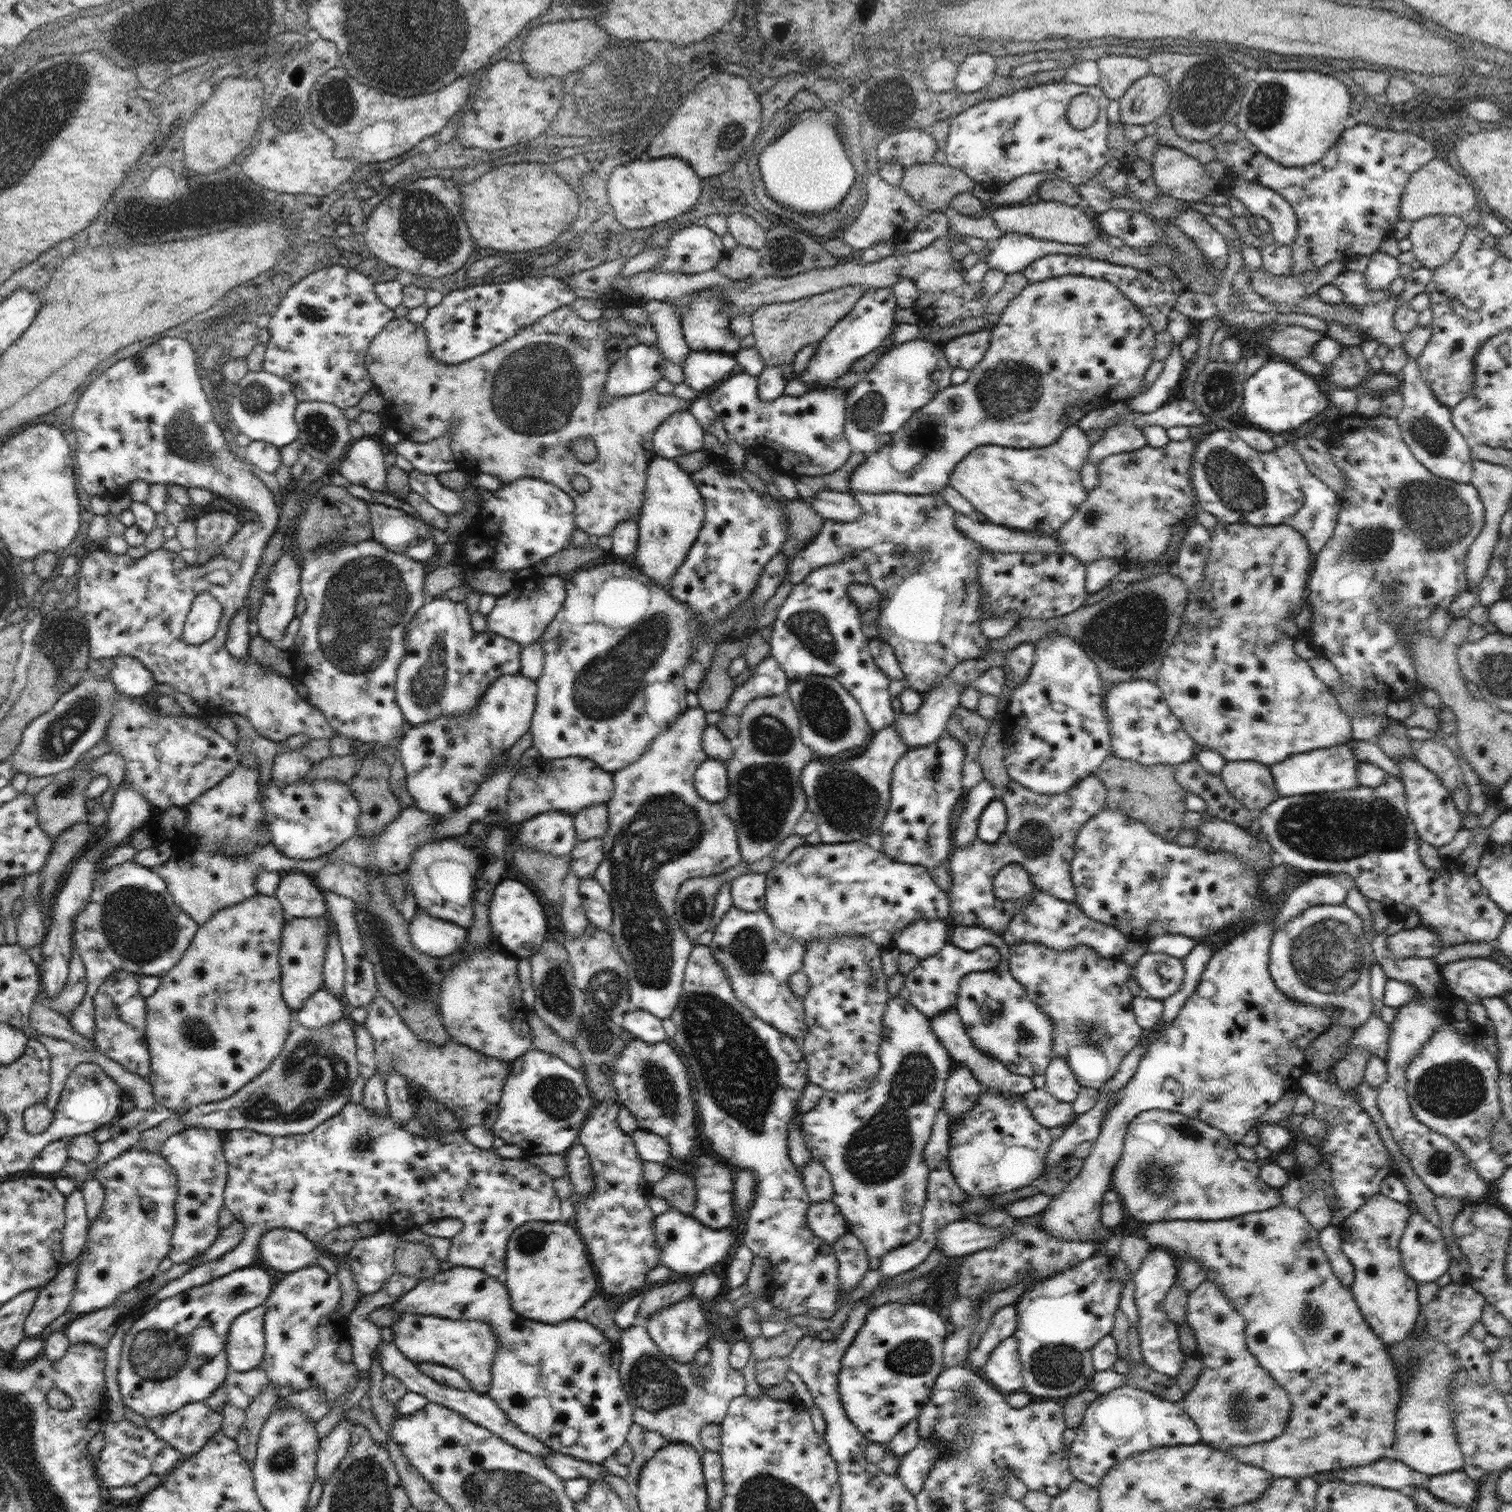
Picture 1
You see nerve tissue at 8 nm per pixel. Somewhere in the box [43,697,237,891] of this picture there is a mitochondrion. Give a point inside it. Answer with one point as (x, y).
(64, 791)

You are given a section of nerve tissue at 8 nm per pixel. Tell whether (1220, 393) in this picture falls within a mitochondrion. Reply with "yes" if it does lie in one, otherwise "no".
yes

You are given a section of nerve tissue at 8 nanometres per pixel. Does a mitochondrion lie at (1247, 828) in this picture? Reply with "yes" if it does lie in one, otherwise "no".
no

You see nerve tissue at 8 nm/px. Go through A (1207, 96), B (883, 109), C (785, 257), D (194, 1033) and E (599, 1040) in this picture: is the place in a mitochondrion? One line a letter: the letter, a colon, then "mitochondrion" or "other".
A: mitochondrion
B: mitochondrion
C: mitochondrion
D: mitochondrion
E: mitochondrion

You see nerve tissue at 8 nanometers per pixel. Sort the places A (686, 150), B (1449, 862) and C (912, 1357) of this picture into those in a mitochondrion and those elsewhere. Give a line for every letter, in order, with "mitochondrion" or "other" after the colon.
A: other
B: other
C: mitochondrion

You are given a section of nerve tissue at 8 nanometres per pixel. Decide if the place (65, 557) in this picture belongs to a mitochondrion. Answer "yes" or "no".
no

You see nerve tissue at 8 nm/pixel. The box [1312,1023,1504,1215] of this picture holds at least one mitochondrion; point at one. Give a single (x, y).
(1453, 1089)

